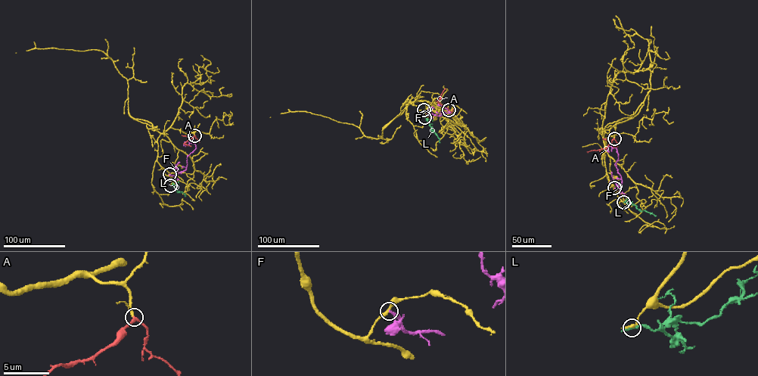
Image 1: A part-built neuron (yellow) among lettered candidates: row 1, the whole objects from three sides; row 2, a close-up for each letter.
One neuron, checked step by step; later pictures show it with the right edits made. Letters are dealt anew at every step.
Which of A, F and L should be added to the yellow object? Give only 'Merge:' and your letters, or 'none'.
Merge: A

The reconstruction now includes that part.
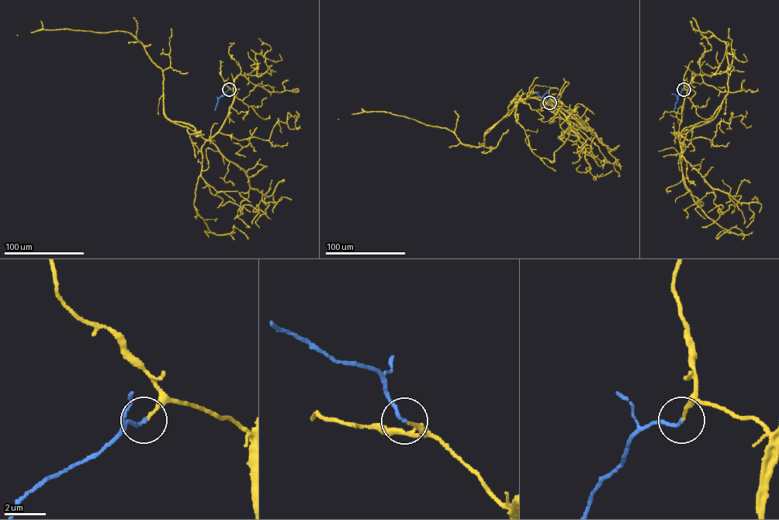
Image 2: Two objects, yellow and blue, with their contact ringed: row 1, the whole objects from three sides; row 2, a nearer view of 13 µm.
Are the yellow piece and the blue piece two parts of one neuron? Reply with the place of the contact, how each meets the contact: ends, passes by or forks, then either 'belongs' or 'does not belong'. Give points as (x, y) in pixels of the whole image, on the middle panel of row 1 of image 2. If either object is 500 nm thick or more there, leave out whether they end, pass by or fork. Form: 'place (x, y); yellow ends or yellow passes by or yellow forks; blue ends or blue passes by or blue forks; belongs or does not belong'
place (549, 102); yellow ends; blue ends; belongs

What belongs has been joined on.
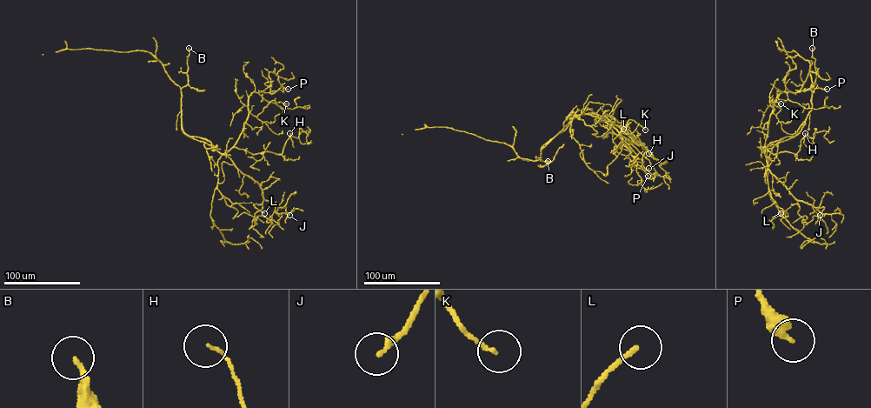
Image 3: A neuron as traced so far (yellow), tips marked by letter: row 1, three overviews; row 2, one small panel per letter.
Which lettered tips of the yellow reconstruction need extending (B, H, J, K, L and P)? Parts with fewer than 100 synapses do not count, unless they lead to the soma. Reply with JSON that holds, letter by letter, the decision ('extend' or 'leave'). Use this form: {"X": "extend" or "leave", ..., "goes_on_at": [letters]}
{"B": "leave", "H": "leave", "J": "leave", "K": "leave", "L": "leave", "P": "leave", "goes_on_at": []}

